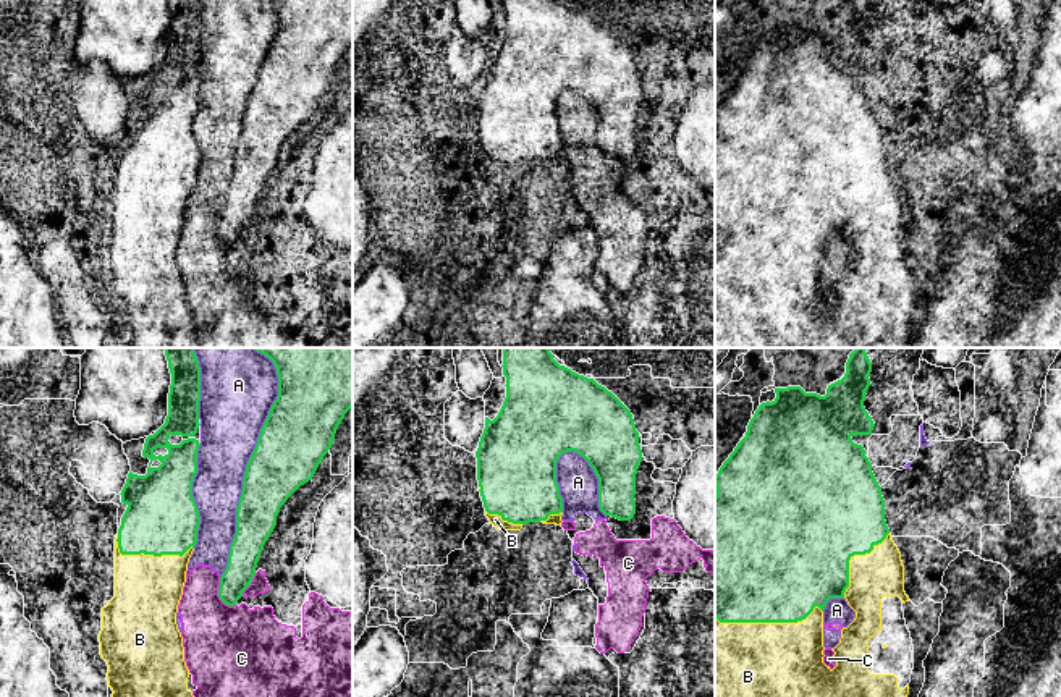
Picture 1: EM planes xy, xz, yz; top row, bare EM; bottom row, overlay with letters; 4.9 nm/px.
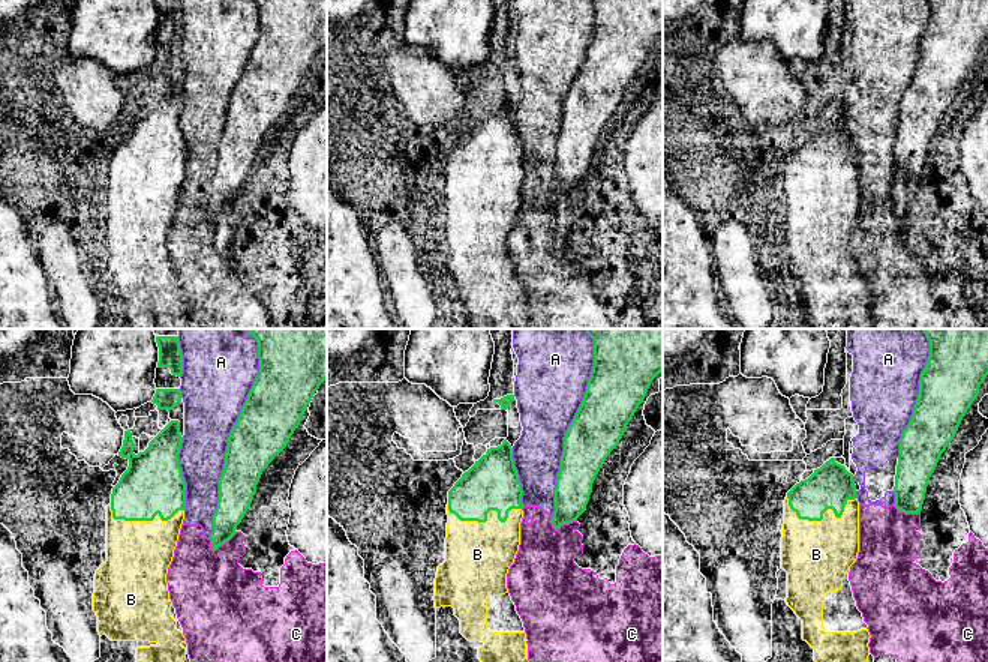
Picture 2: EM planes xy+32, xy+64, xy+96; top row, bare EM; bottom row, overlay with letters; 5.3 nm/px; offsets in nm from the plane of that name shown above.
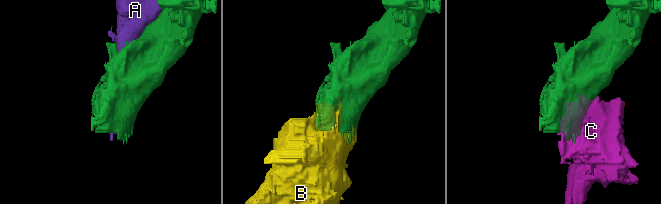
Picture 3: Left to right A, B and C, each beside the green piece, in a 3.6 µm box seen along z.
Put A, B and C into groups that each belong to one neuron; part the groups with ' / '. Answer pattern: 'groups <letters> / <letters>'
groups A C / B

